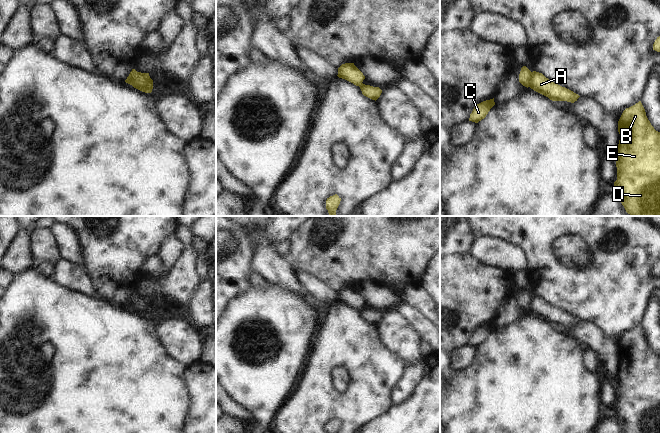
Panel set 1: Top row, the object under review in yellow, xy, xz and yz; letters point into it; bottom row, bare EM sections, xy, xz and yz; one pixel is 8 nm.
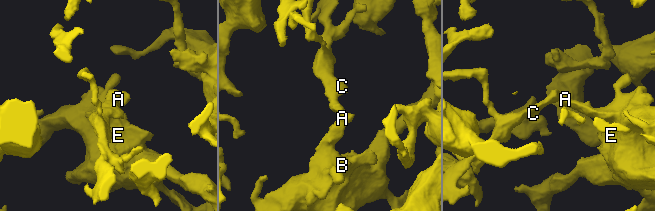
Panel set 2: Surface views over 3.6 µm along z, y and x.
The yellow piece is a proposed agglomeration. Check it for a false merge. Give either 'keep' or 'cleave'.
cleave

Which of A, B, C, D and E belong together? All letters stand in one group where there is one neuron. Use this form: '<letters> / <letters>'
A B D E / C

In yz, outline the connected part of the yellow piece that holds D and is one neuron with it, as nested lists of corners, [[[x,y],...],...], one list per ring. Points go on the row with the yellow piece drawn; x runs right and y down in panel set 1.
[[[641,101],[623,111],[618,132],[617,180],[612,191],[631,216],[660,216],[660,132],[651,125]]]

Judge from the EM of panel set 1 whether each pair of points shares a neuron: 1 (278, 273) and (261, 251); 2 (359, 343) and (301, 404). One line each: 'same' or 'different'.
1: same
2: same

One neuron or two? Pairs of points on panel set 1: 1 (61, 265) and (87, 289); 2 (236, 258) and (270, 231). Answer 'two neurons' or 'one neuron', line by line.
1: one neuron
2: one neuron

